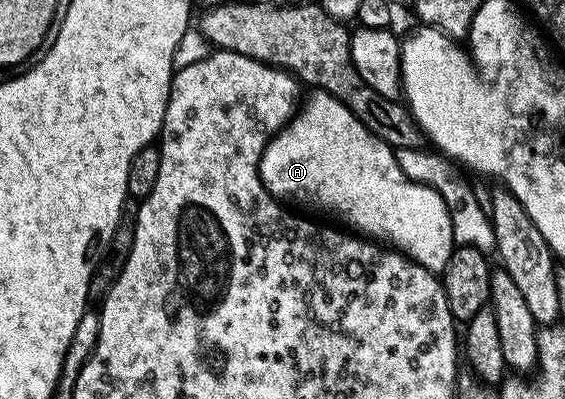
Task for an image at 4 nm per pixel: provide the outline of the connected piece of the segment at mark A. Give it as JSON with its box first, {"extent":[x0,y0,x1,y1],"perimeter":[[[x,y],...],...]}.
{"extent":[259,88,456,272],"perimeter":[[[318,88],[312,89],[310,93],[308,98],[306,95],[302,99],[291,121],[278,134],[274,134],[263,149],[259,175],[265,189],[280,204],[330,220],[368,240],[390,244],[427,270],[442,272],[456,247],[449,208],[443,197],[432,186],[405,176],[403,166],[397,164],[393,147],[369,132],[369,128],[365,128],[365,124],[361,124],[361,120],[357,120],[357,116],[353,116],[345,104],[341,104],[341,100]]]}

